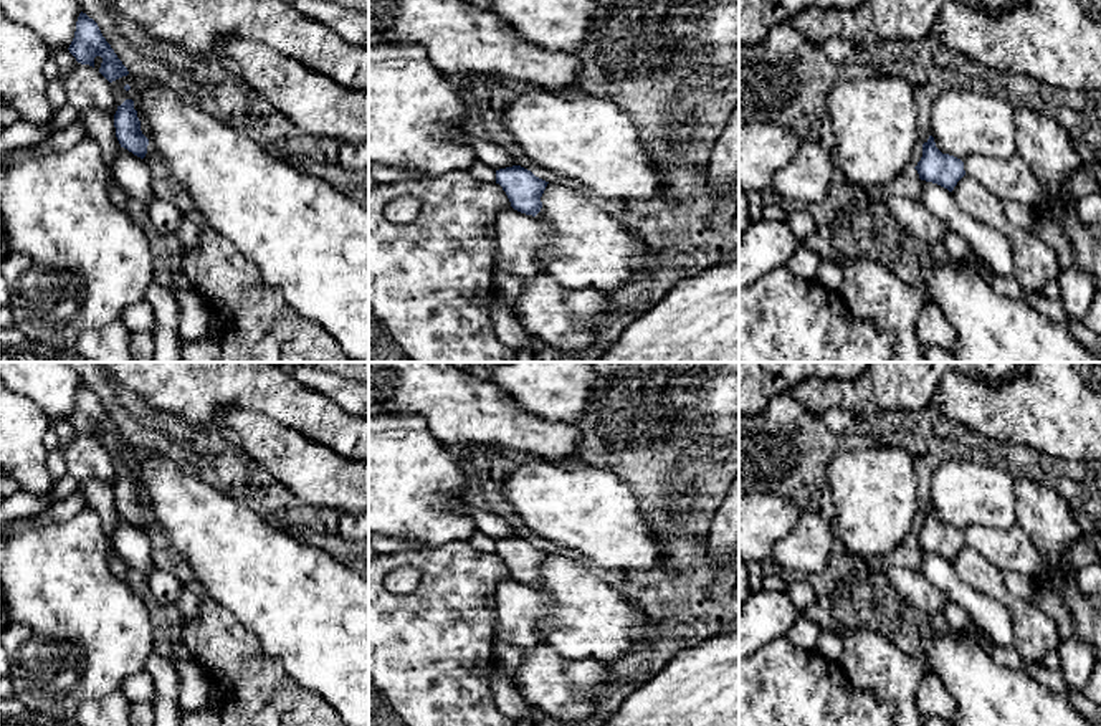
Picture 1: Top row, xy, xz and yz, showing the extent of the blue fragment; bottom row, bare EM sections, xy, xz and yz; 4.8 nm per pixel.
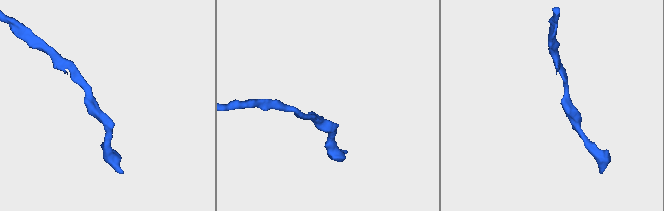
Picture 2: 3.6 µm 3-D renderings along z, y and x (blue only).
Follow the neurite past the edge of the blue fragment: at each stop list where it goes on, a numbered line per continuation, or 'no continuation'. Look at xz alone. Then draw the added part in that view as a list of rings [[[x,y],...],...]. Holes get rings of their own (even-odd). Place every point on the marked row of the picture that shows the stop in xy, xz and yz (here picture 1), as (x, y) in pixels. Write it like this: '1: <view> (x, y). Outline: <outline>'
no continuation

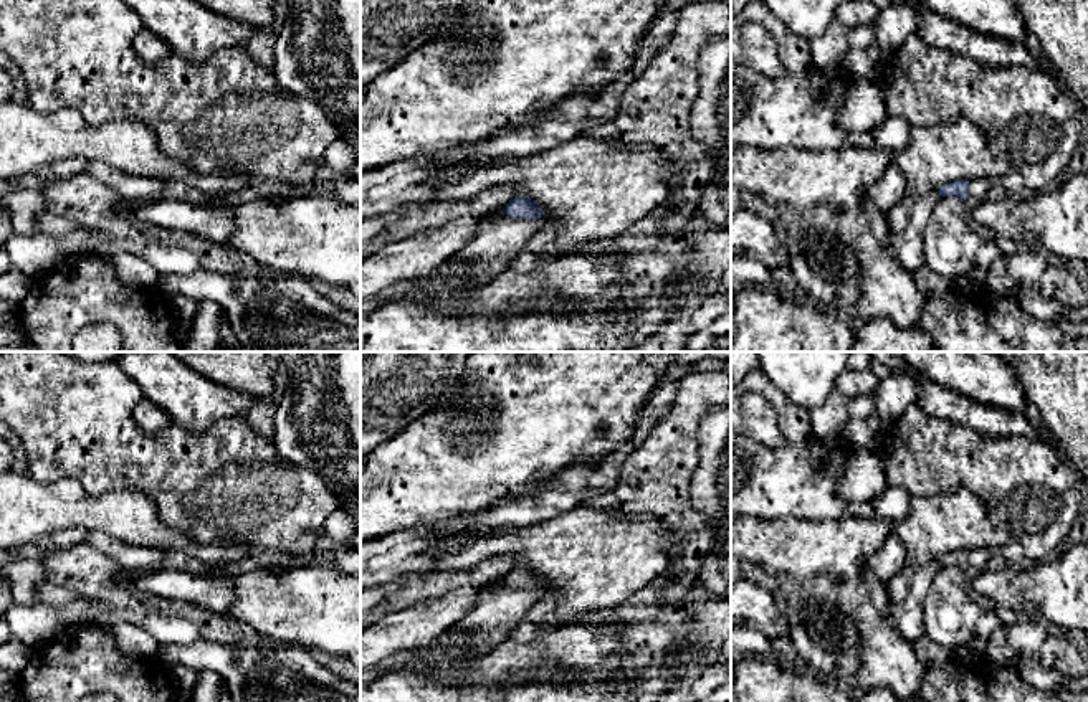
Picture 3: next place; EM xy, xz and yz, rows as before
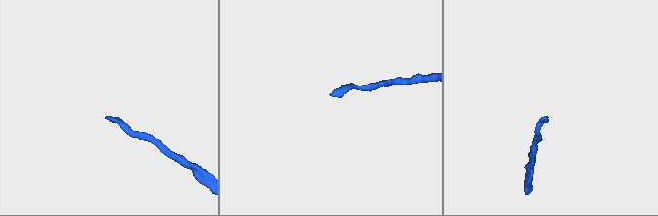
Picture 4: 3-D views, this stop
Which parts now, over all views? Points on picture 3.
1: xz (498, 240). Outline: [[[503,211],[484,216],[475,236],[430,276],[412,281],[410,291],[448,301],[475,289],[504,273],[542,223],[544,218],[514,220]]]

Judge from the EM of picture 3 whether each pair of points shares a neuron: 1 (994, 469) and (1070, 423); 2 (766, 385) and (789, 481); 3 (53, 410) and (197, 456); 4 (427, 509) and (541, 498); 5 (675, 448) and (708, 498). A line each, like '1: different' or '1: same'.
1: different
2: same
3: same
4: different
5: different

